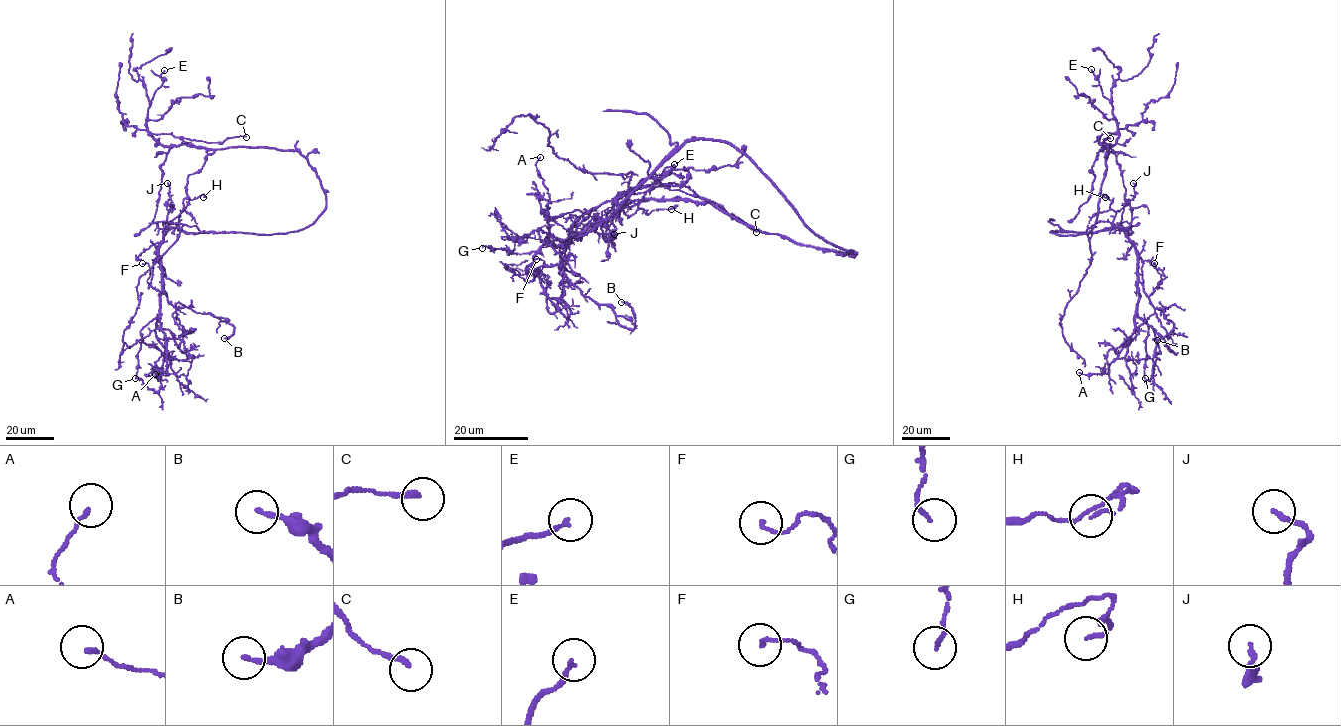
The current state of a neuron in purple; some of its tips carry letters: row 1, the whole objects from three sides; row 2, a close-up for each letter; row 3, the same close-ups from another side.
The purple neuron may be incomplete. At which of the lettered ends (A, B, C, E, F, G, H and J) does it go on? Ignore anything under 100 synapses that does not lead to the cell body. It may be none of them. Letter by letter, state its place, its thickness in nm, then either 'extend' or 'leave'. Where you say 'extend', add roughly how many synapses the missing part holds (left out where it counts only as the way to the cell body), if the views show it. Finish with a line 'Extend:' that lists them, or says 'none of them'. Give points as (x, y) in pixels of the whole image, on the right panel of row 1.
A: (1079, 372) | 130 nm | leave
B: (1157, 340) | 160 nm | leave
C: (1110, 138) | 190 nm | leave
E: (1091, 69) | 140 nm | leave
F: (1154, 263) | 130 nm | leave
G: (1145, 378) | 120 nm | leave
H: (1105, 197) | 100 nm | leave
J: (1133, 183) | 160 nm | leave
Extend: none of them

